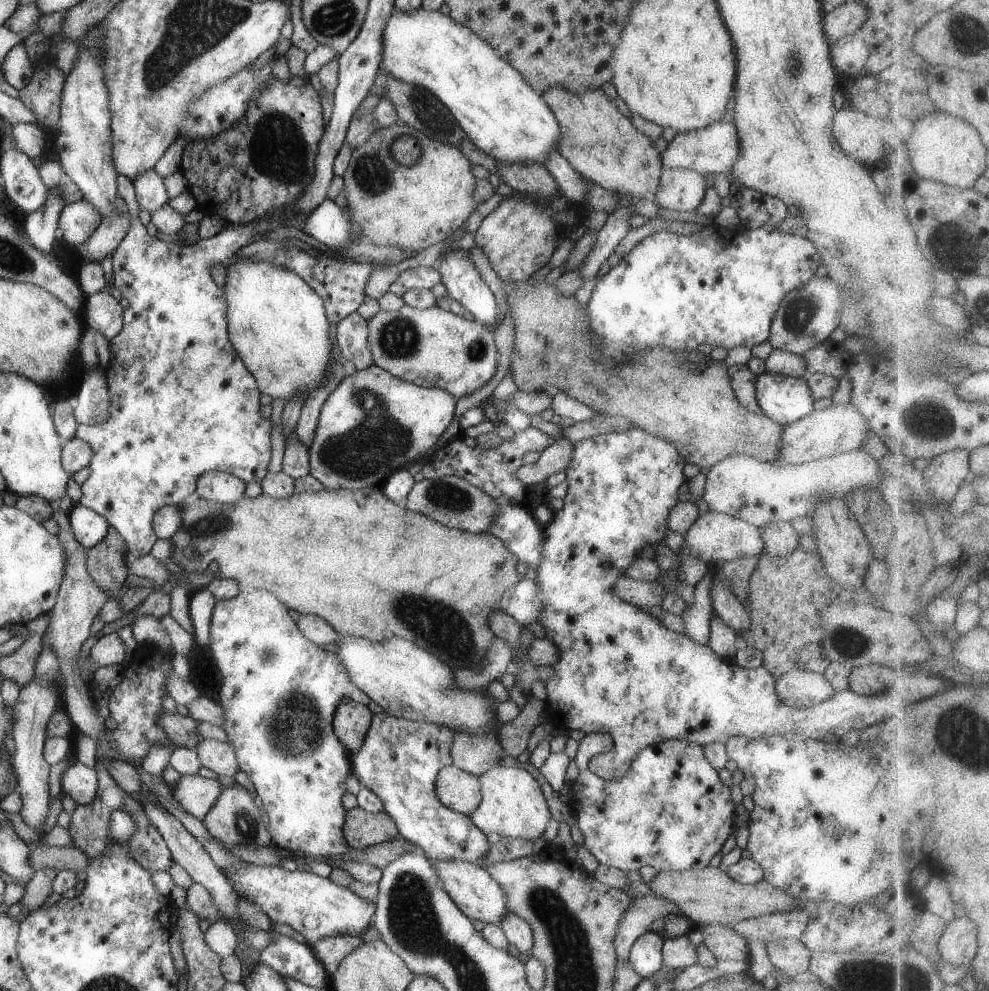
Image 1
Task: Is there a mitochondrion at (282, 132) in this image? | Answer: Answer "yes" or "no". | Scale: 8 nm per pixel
yes

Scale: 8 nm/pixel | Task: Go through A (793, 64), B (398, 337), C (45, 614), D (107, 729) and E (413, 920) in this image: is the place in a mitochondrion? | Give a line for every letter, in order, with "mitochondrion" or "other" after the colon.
A: mitochondrion
B: mitochondrion
C: other
D: other
E: mitochondrion

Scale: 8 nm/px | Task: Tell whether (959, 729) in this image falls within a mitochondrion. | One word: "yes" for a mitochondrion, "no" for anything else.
yes

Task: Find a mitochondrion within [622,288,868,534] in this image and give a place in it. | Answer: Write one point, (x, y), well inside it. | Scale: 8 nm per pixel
(804, 309)

